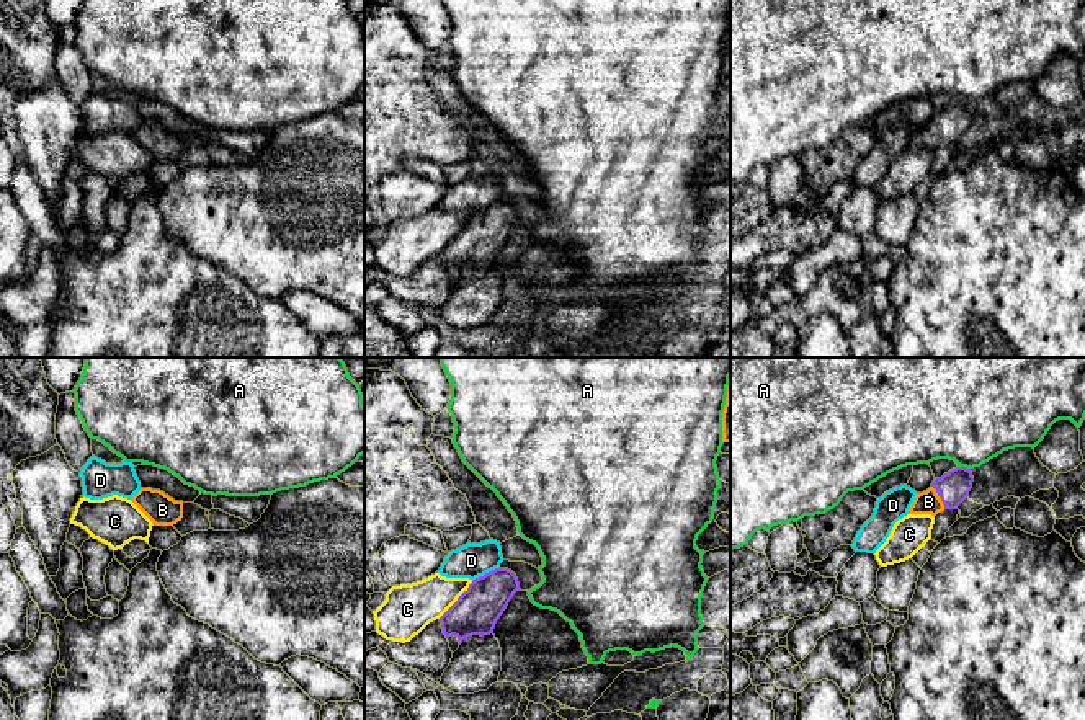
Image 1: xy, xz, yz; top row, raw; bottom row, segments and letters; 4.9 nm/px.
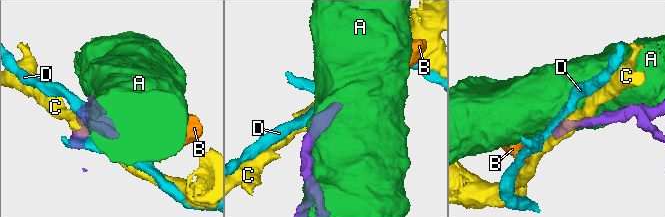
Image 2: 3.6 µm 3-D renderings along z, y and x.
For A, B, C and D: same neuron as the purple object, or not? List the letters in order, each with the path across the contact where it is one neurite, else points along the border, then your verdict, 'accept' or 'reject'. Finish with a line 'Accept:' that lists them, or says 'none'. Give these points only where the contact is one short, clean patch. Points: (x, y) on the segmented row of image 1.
A: reject
B: runs through yz (953, 488), (938, 495), (928, 502); accept
C: reject
D: border along xz (497, 567), (473, 580); reject
Accept: B

